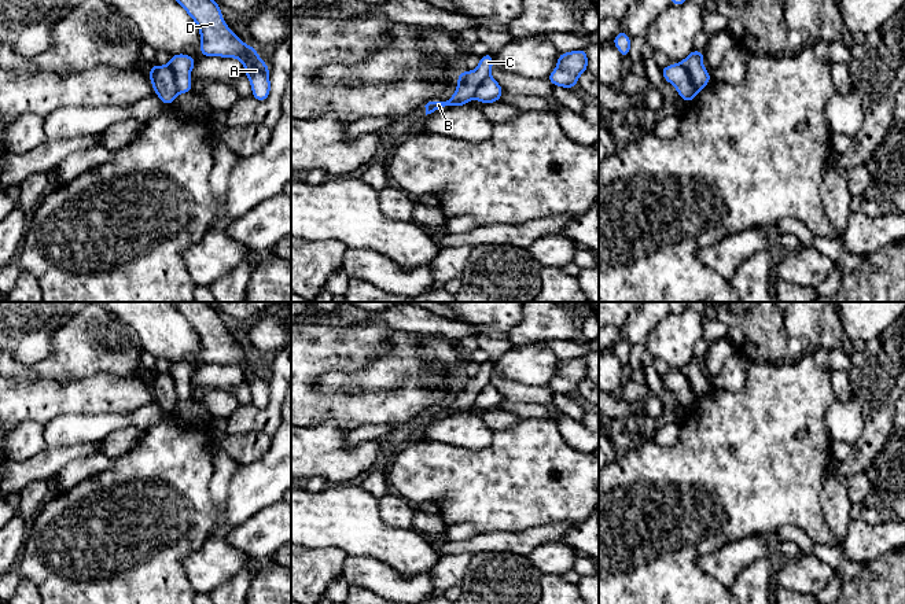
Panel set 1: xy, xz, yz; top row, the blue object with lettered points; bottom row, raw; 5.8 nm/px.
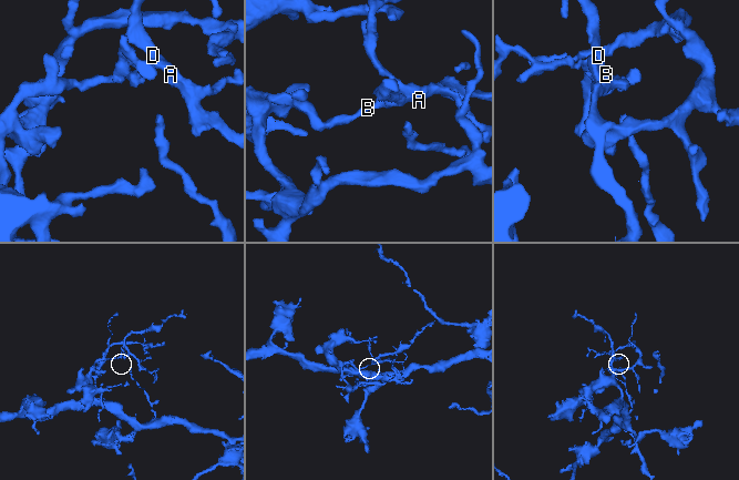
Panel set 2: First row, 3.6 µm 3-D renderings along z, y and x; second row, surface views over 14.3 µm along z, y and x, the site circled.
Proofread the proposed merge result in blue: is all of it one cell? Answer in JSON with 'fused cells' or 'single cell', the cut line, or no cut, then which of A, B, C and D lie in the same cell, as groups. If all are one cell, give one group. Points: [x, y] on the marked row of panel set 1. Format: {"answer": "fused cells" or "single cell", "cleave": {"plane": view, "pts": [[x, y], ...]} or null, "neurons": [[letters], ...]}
{"answer": "fused cells", "cleave": {"plane": "xy", "pts": [[168, 65], [179, 92]]}, "neurons": [["A", "D"], ["B", "C"]]}

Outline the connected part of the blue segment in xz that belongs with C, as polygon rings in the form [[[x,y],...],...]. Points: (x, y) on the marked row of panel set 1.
[[[492,54],[481,56],[479,65],[472,71],[460,71],[457,78],[457,88],[453,96],[446,102],[433,100],[426,107],[426,115],[431,114],[442,107],[466,106],[472,97],[475,97],[477,89],[481,82],[490,76],[493,67]]]

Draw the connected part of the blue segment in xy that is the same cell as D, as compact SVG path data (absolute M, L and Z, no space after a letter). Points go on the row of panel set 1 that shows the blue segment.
M176 0L194 19L201 33L202 56L236 58L244 66L253 97L258 102L271 93L269 69L257 48L244 44L224 22L221 7L214 0Z

